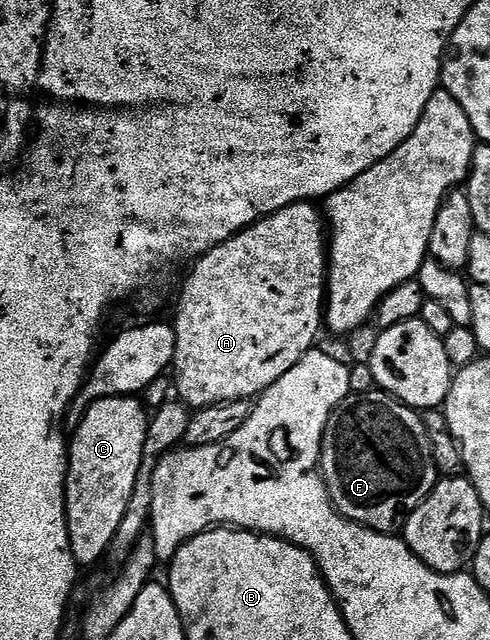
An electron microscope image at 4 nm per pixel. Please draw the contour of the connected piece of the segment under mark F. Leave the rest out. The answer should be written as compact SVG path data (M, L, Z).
M380 390L350 394L333 411L321 440L319 467L333 505L342 516L377 532L390 534L402 531L409 515L429 497L439 479L424 415Z

